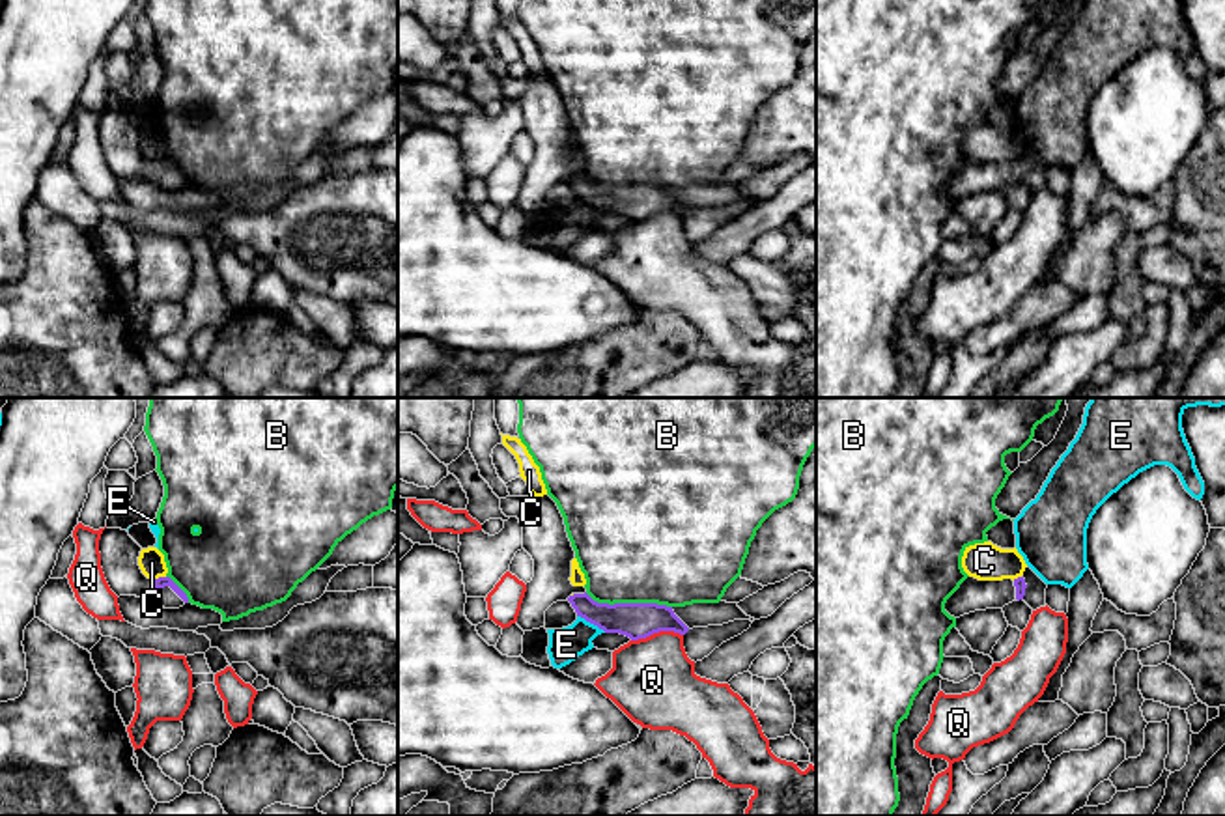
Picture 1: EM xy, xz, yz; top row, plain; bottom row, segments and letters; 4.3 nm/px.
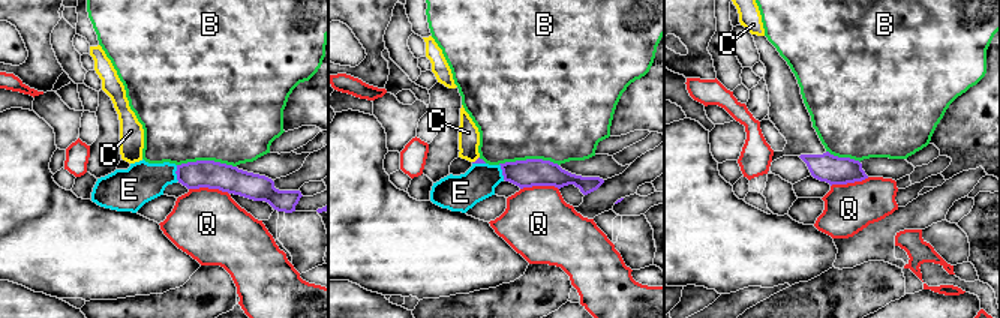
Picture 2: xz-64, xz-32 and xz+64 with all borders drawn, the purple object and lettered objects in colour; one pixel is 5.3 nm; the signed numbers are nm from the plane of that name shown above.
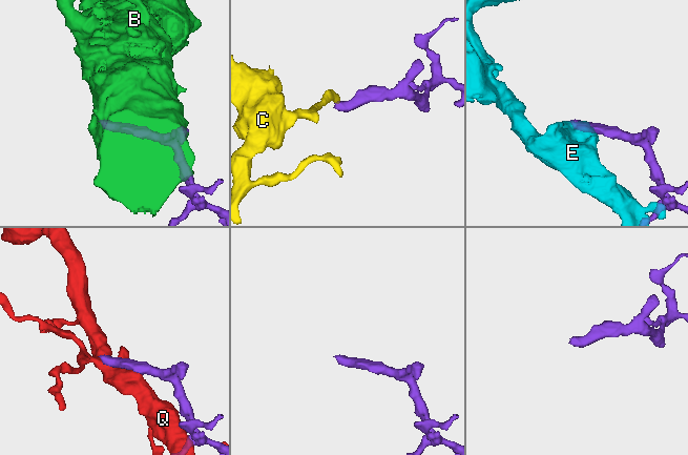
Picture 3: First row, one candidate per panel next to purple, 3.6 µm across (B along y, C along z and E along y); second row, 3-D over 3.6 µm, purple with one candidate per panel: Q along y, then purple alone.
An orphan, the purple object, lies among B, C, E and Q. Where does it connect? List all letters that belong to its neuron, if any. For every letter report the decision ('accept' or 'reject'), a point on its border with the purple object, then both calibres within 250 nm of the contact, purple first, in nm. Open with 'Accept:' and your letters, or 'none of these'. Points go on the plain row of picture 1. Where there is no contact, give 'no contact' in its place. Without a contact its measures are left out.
Accept: none of these
B: reject; meets purple in xz at (628, 185); 160 nm thick on the purple side, 500 nm on the other
C: reject; meets purple in xy at (159, 159); 50 nm thick on the purple side, 110 nm on the other
E: reject; meets purple in xz at (592, 204); 160 nm thick on the purple side, 150 nm on the other
Q: reject; meets purple in xz at (656, 213); 160 nm thick on the purple side, 360 nm on the other

